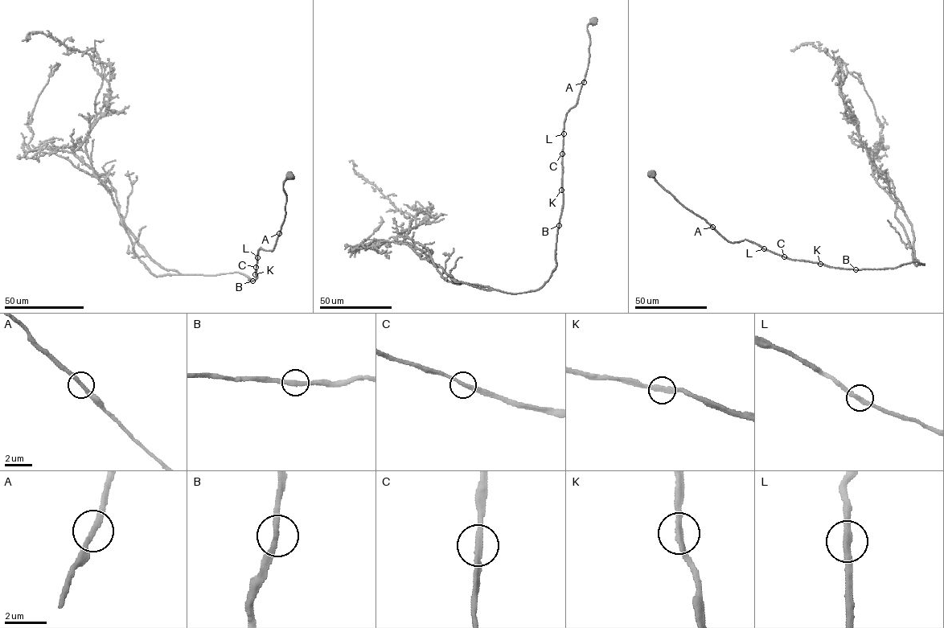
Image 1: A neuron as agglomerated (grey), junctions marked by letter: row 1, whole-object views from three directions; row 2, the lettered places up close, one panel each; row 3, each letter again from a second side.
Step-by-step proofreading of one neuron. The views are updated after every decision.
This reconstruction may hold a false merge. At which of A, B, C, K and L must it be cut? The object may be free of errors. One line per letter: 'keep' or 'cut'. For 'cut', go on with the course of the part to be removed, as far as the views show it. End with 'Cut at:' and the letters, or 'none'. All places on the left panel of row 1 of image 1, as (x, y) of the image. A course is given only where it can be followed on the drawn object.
A: keep
B: keep
C: keep
K: keep
L: keep
Cut at: none

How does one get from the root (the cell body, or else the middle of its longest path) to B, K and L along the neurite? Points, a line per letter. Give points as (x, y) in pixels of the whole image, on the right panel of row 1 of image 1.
B: (651, 174), (679, 203), (704, 219), (729, 241), (747, 240), (789, 259), (855, 269)
K: (651, 174), (679, 203), (704, 219), (728, 240), (739, 242), (747, 240), (789, 259), (820, 264)
L: (651, 174), (679, 203), (704, 219), (728, 240), (739, 242), (747, 240), (764, 248)

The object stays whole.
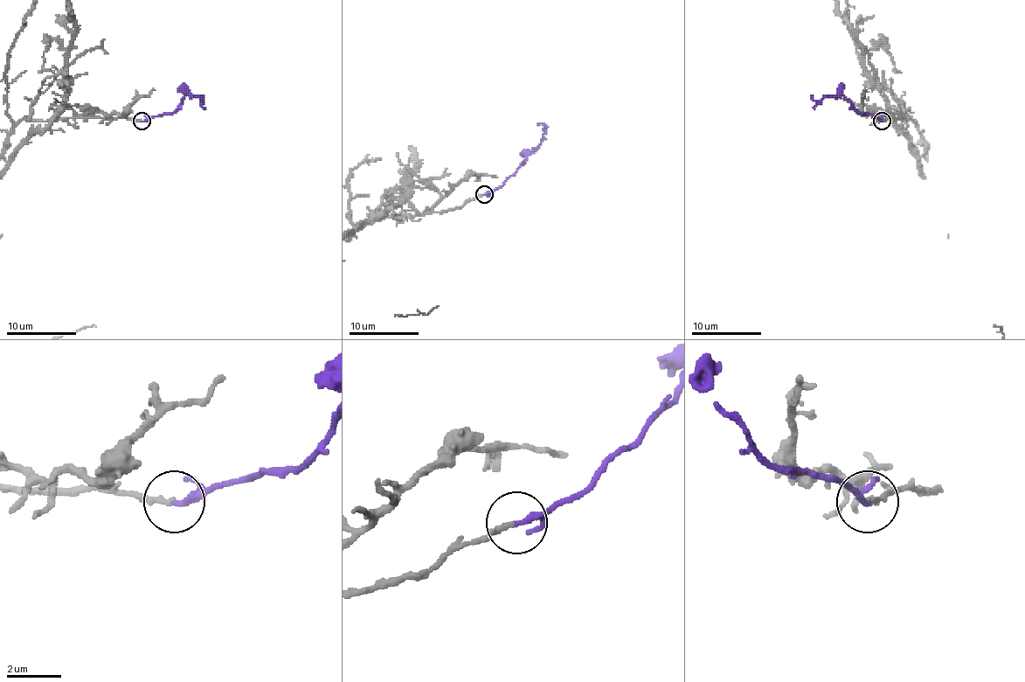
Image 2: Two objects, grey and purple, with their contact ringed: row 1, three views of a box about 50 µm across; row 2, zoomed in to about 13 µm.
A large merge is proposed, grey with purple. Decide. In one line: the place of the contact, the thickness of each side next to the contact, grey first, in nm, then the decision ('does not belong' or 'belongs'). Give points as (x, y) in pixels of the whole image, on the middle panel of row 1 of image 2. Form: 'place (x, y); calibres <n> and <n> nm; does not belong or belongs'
place (484, 194); calibres 170 and 240 nm; belongs

